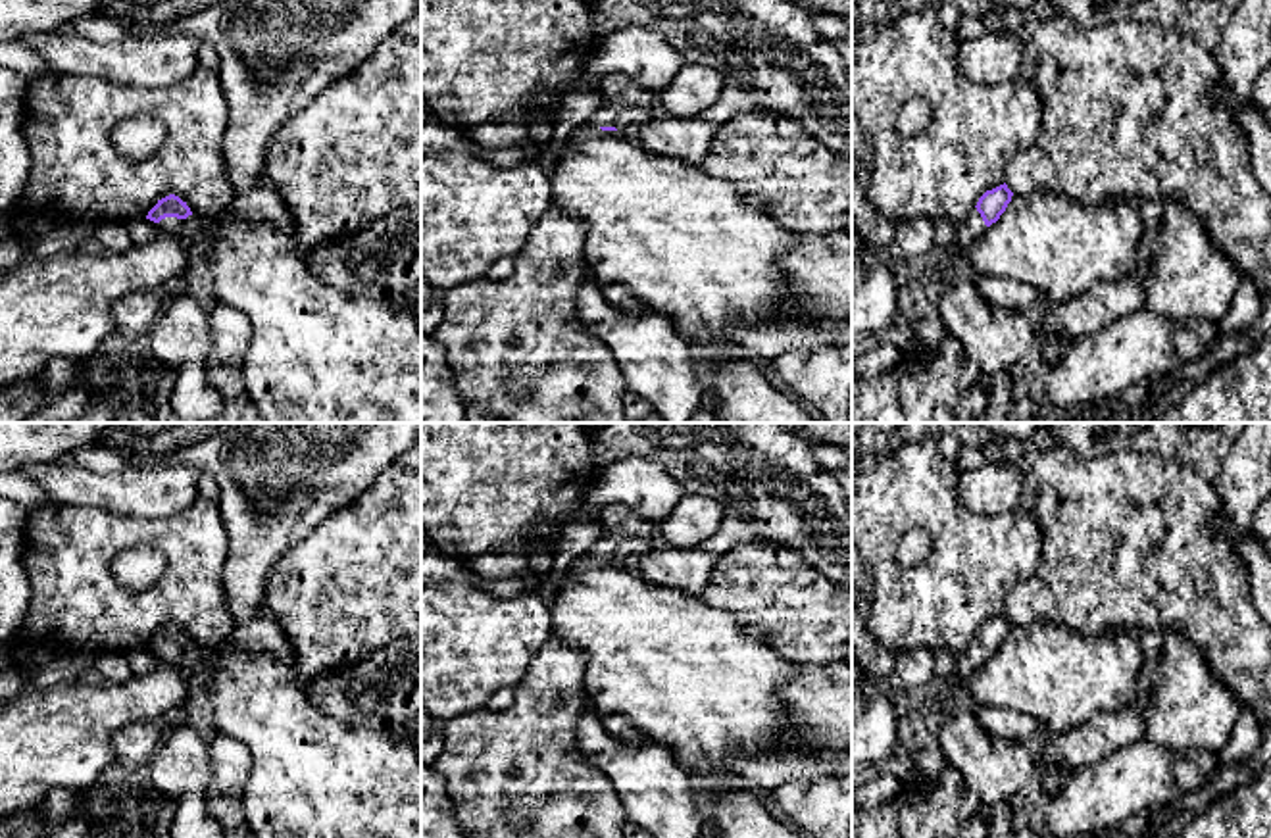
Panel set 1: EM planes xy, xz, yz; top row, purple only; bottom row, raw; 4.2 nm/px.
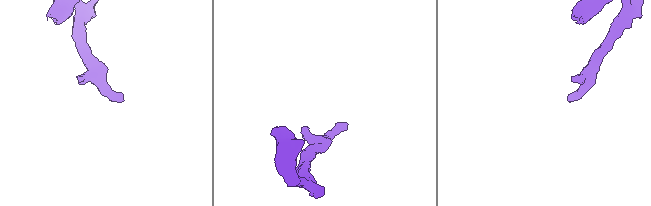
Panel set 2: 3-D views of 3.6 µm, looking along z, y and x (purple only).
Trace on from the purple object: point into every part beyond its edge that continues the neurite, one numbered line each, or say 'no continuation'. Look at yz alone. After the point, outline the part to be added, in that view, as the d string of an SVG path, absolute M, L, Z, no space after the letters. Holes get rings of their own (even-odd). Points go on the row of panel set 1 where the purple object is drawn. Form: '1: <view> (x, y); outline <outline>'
1: yz (973, 227); outline M973 208L969 211L969 217L963 223L959 223L956 231L956 242L961 254L969 250L984 234L984 231L986 225L977 208Z

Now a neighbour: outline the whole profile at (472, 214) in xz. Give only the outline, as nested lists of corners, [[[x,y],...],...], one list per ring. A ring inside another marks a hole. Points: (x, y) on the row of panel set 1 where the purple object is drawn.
[[[463,152],[421,154],[421,279],[444,292],[485,279],[496,259],[519,256],[550,206],[550,181],[536,163],[500,169]]]

